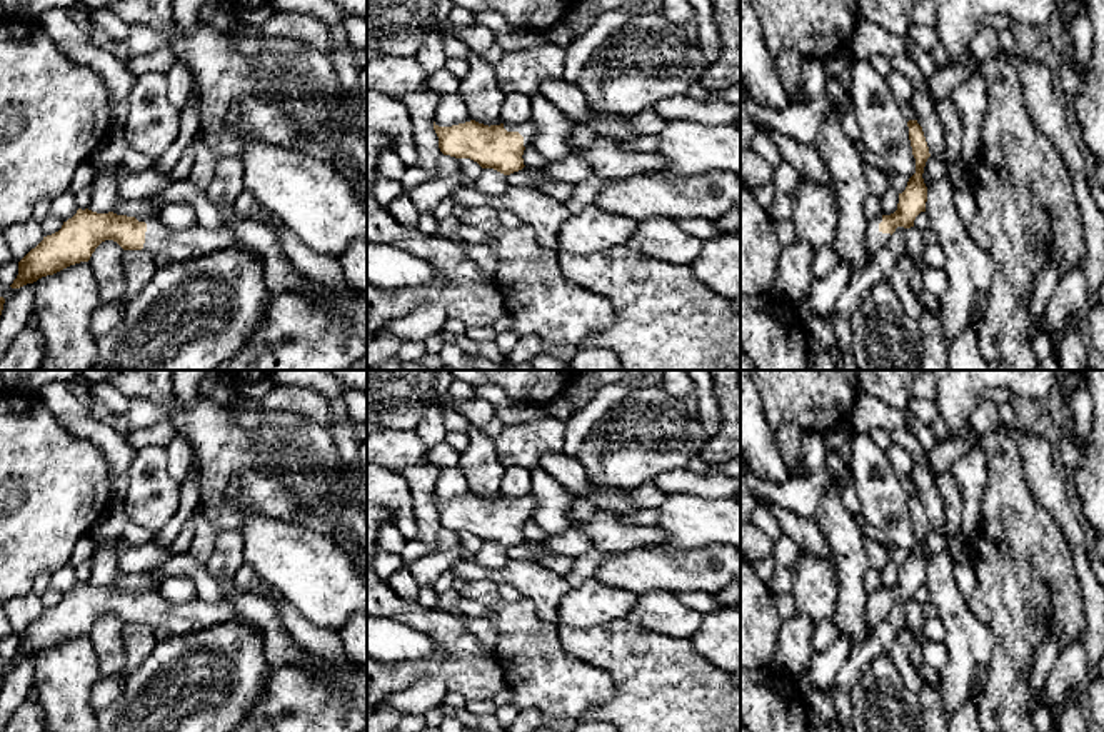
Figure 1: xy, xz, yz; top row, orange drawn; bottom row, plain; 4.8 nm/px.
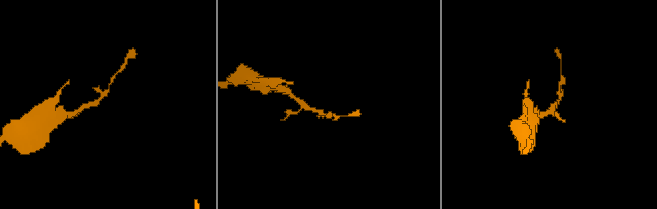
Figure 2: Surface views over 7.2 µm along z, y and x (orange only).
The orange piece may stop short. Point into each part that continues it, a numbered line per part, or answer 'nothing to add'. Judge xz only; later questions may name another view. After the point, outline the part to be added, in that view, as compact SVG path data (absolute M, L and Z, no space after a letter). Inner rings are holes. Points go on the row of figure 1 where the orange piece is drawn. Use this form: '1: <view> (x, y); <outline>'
1: xz (526, 129); M532 120L522 123L504 123L504 128L507 132L519 132L524 137L525 148L532 145L534 137L537 133L537 127Z

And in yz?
1: yz (874, 240); M882 213L876 218L867 220L866 247L871 252L871 255L874 255L881 248L884 248L889 243L891 237L892 237L891 233L882 233L879 230L881 222L882 222Z

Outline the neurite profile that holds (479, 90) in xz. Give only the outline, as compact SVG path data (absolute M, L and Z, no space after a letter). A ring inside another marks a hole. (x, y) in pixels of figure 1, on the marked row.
M472 53L467 58L469 70L460 77L459 95L462 97L472 120L484 125L495 125L505 100L497 87L497 78L490 63L482 55Z

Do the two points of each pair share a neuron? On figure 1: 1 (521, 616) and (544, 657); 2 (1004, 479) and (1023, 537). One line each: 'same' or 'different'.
1: same
2: same

